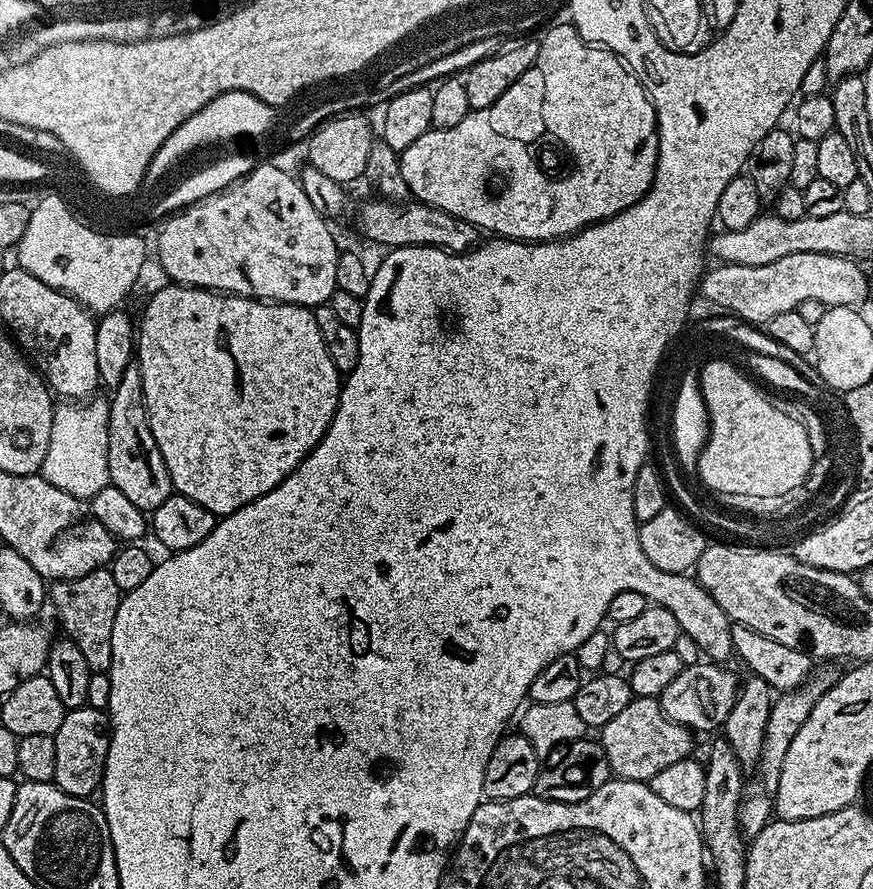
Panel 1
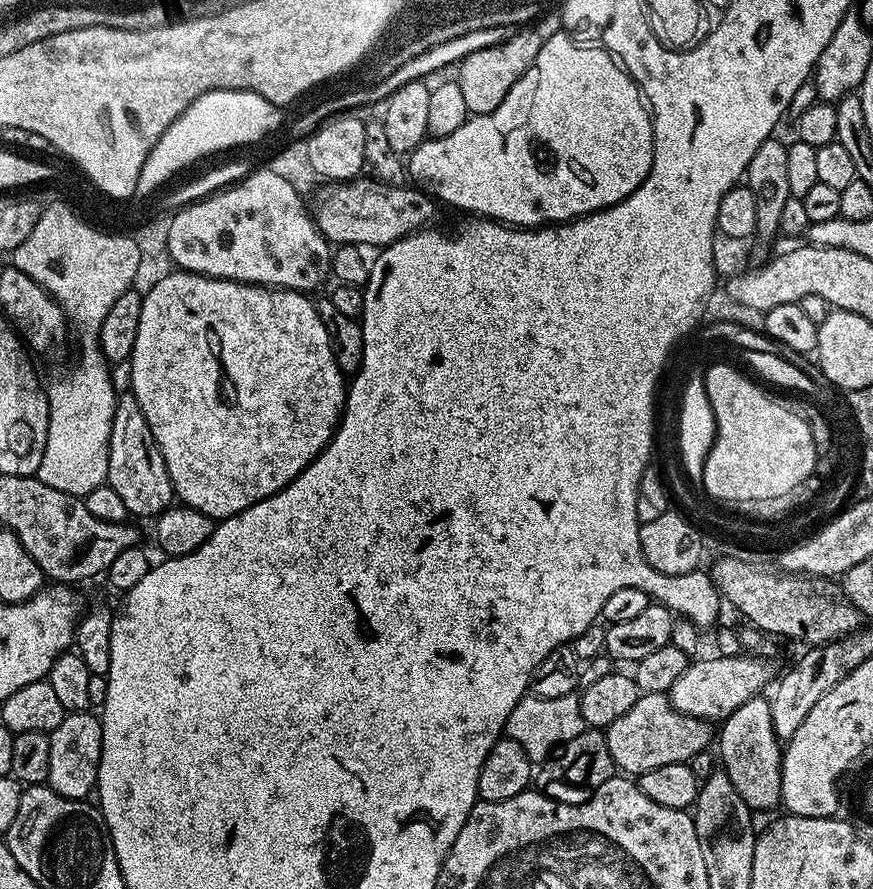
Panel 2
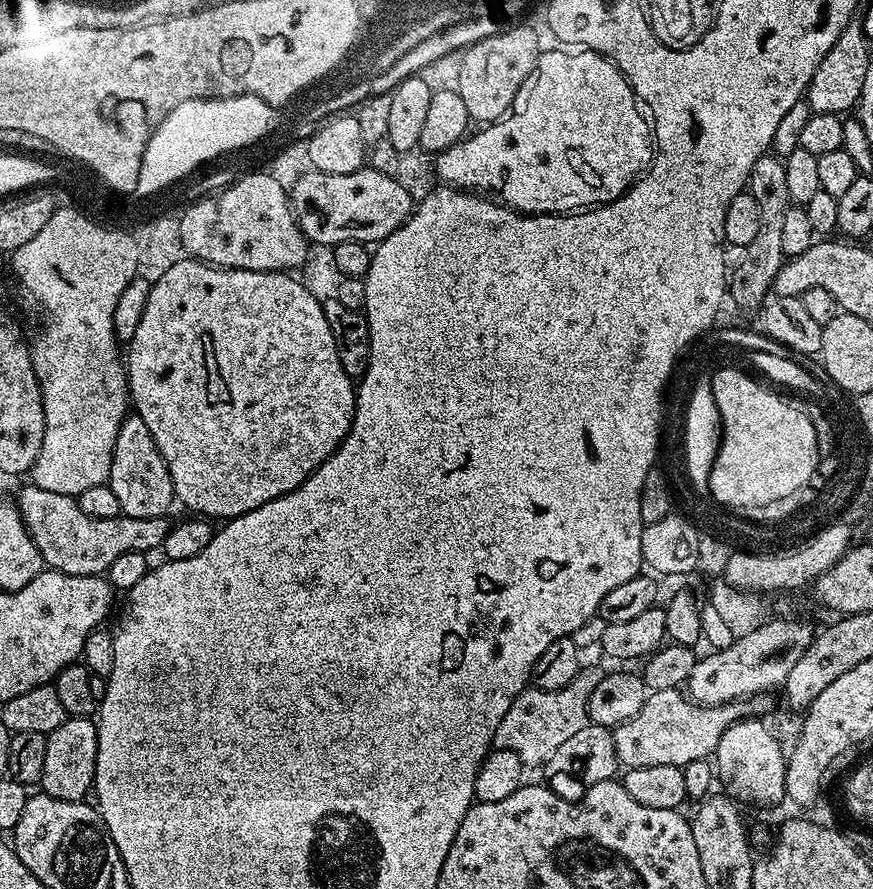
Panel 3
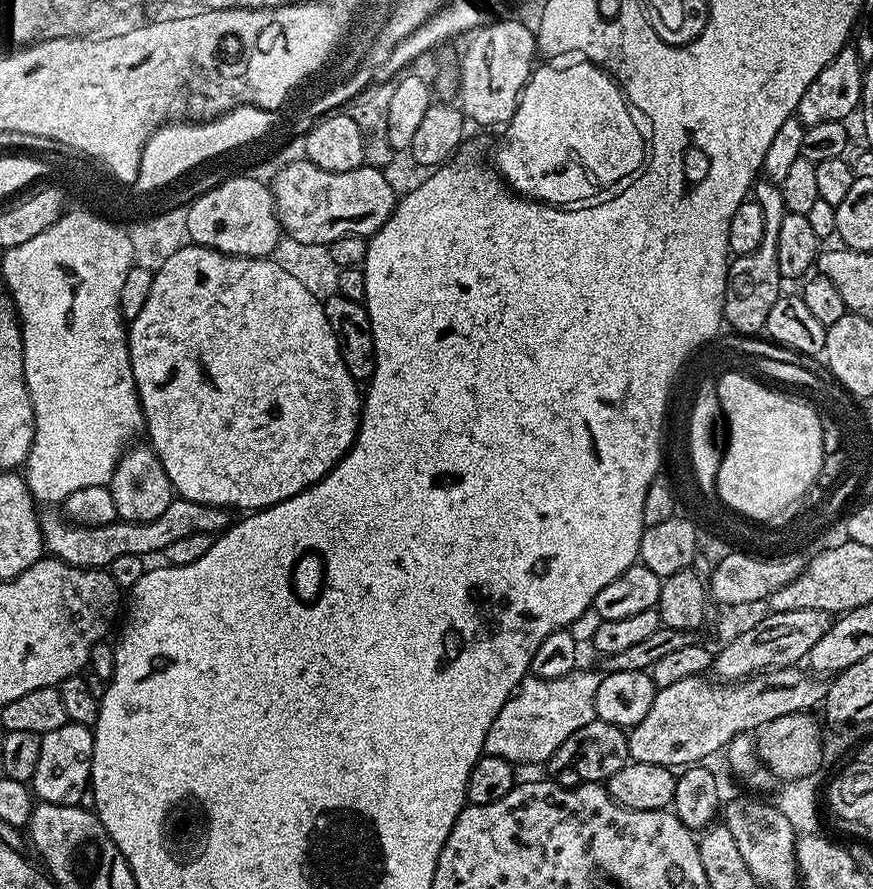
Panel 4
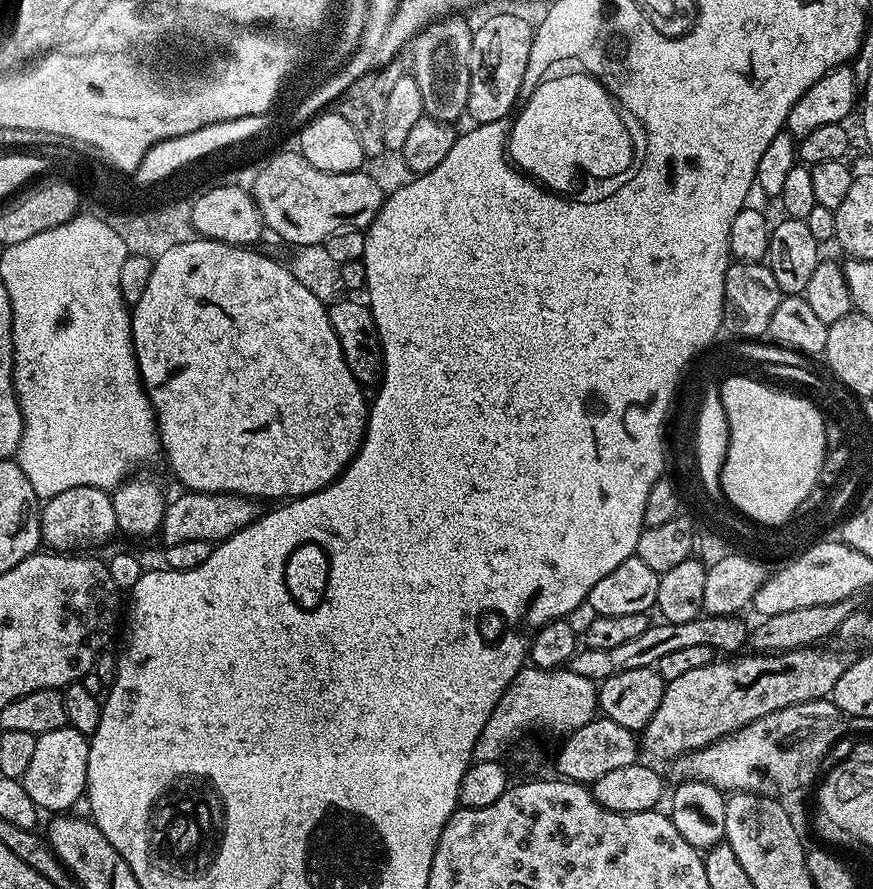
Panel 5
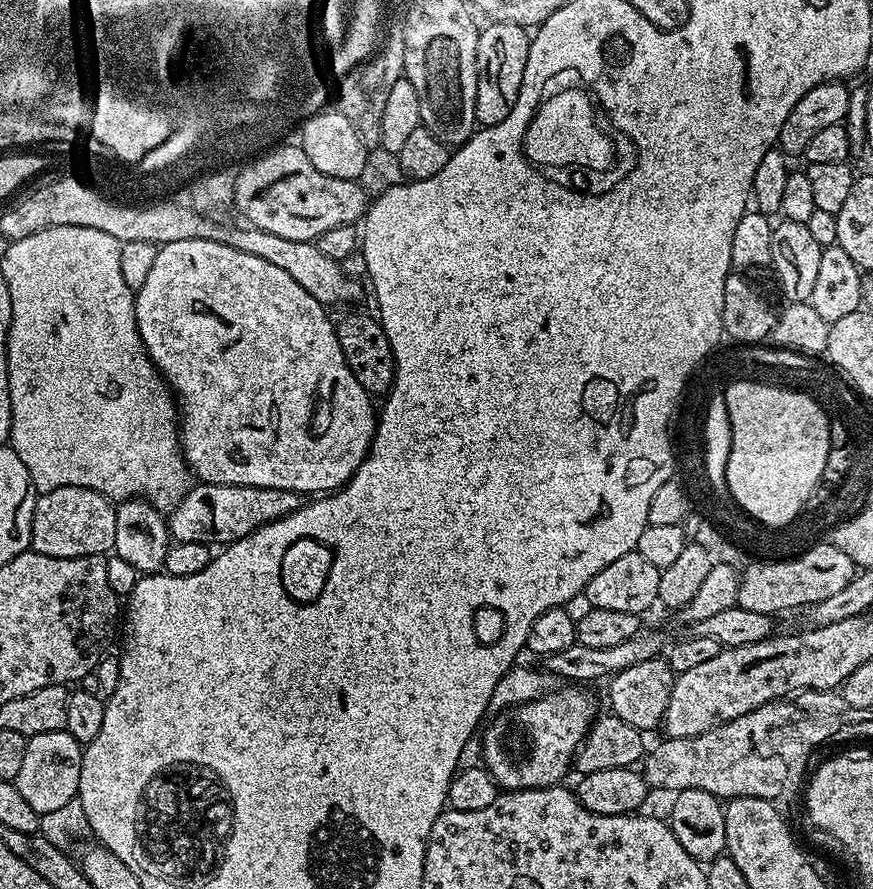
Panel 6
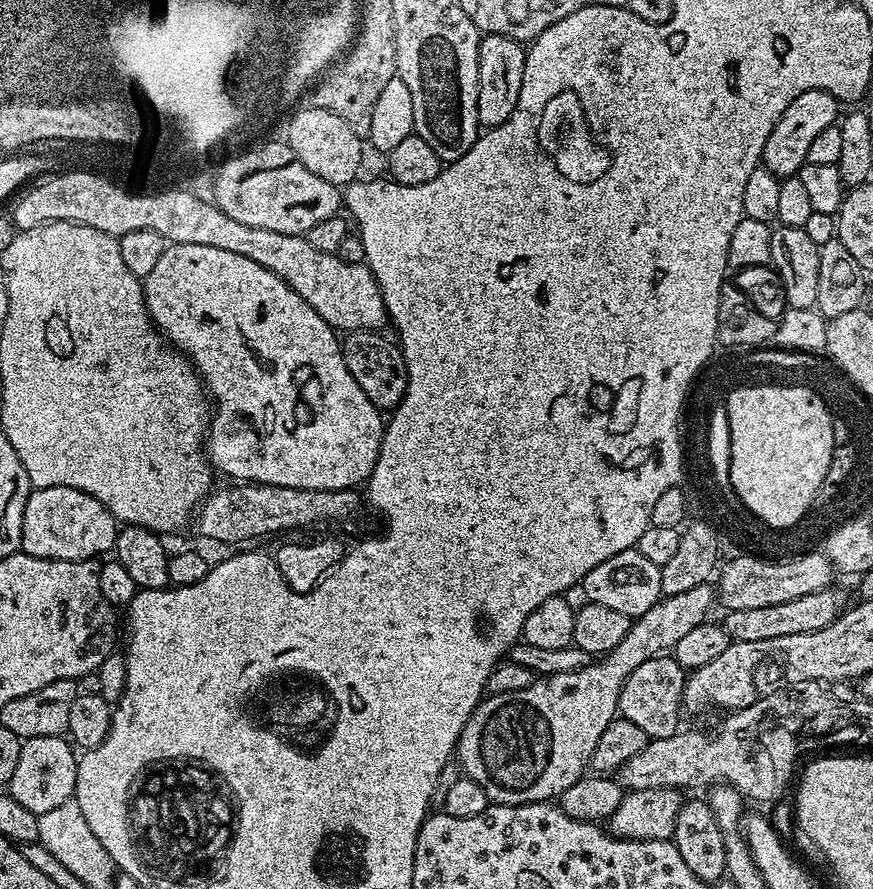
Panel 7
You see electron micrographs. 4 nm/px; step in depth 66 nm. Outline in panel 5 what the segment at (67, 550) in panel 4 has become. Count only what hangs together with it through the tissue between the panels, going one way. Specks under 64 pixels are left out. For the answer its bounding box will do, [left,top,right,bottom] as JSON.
[158,490,262,546]

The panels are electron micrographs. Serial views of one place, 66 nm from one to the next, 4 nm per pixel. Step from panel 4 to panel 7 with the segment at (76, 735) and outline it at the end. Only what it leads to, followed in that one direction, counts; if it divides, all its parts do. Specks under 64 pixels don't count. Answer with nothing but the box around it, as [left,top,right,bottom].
[6,736,77,816]

